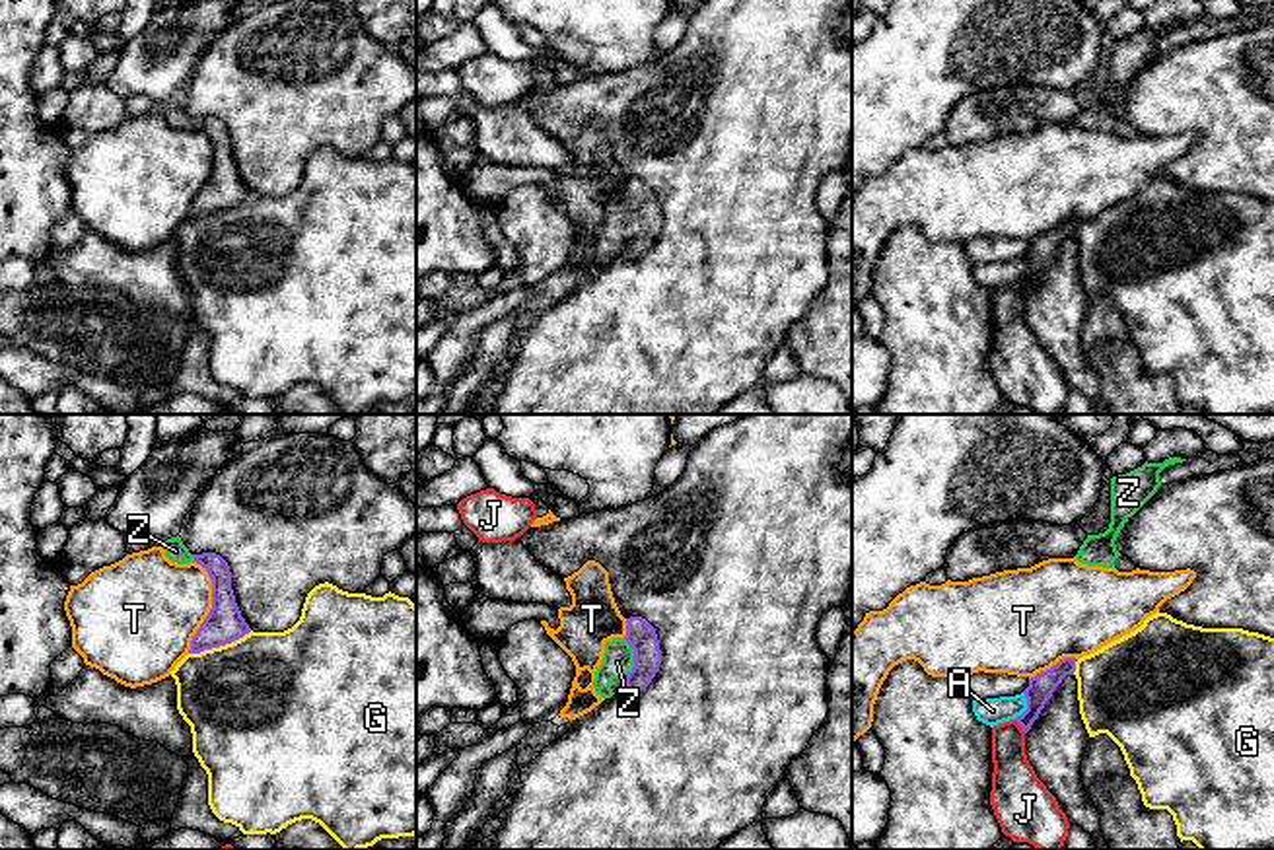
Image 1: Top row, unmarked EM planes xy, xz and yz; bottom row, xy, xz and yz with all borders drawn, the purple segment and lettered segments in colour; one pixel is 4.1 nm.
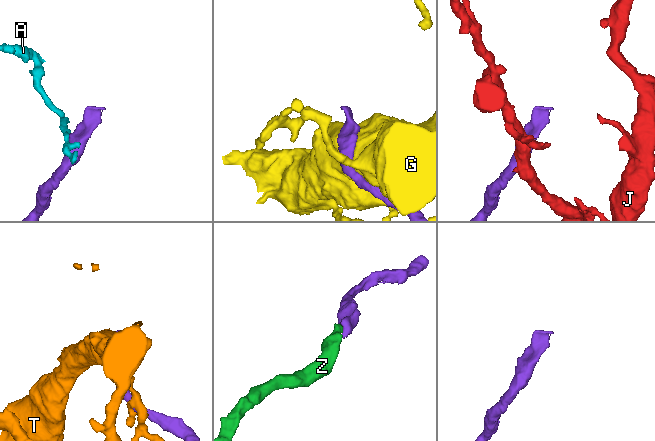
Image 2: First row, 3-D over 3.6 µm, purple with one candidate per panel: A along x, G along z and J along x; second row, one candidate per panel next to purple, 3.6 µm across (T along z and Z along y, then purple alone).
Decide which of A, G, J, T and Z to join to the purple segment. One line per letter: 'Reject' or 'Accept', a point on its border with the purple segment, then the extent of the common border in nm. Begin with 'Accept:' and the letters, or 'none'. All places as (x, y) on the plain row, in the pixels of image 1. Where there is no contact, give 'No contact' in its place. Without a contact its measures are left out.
Accept: Z
A: Reject. Touches purple at yz (1027, 271). Shared border 120 nm
G: Reject. Touches purple at xy (220, 209). Shared border 280 nm
J: Reject. Touches purple at yz (1020, 288). Shared border 80 nm
T: Reject. Touches purple at xy (212, 172). Shared border 380 nm
Z: Accept. Touches purple at xz (635, 222). Shared border 160 nm

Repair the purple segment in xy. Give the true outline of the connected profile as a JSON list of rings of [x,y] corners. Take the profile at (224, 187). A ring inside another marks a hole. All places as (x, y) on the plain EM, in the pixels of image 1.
[[[179,99],[167,103],[161,113],[171,126],[200,128],[212,144],[212,173],[193,200],[189,218],[231,208],[251,196],[235,167],[230,130],[220,119],[191,119]]]

